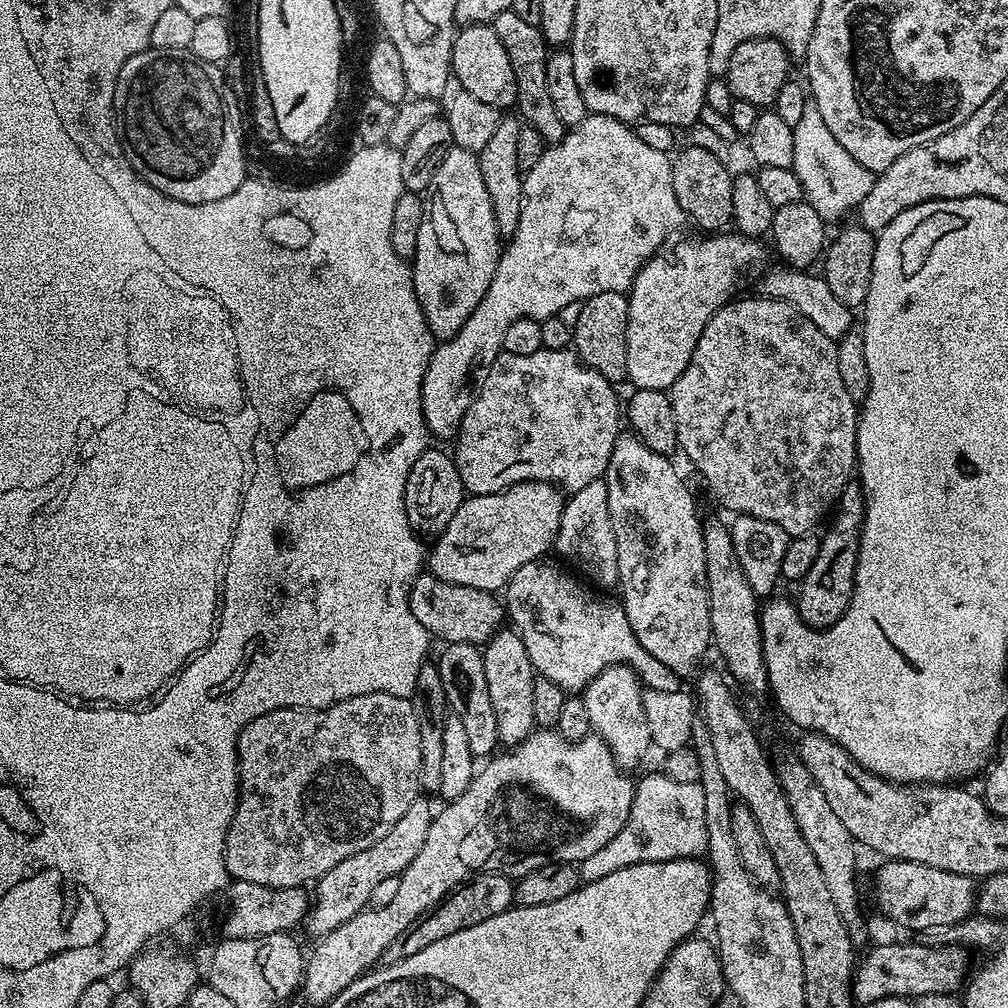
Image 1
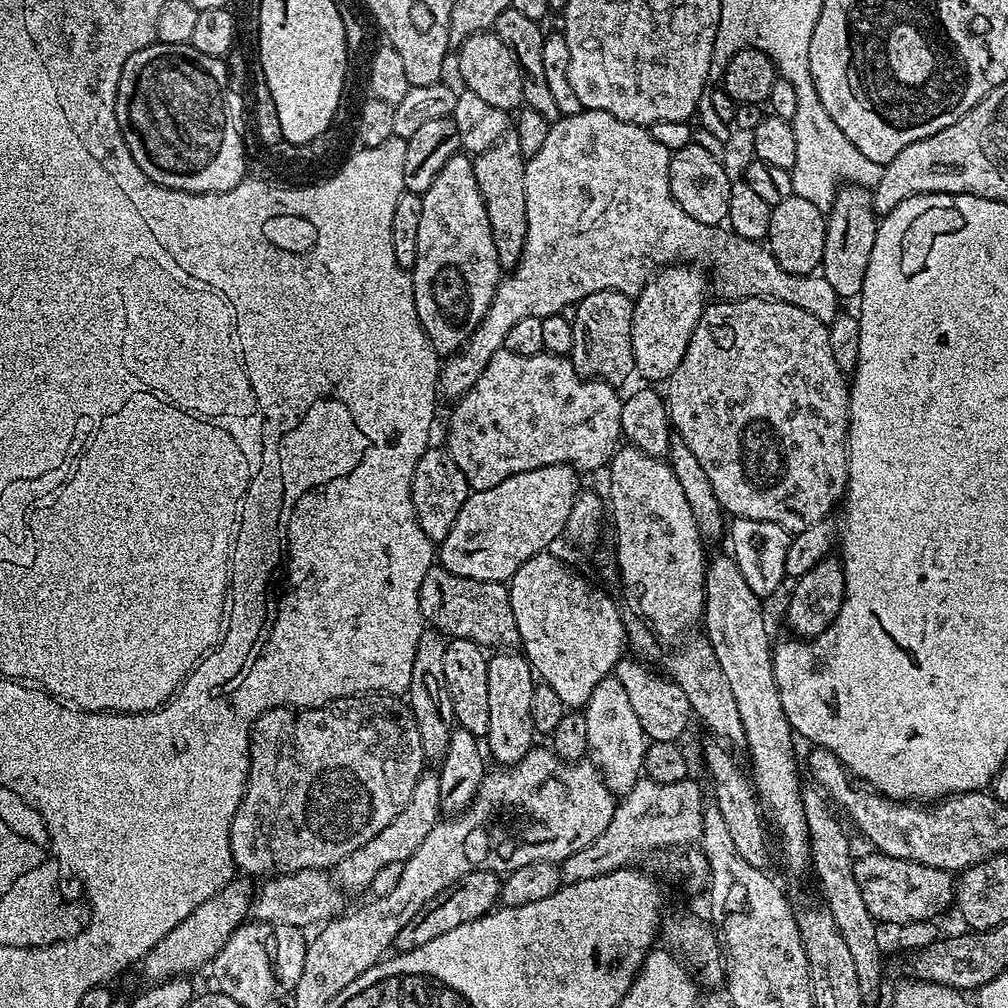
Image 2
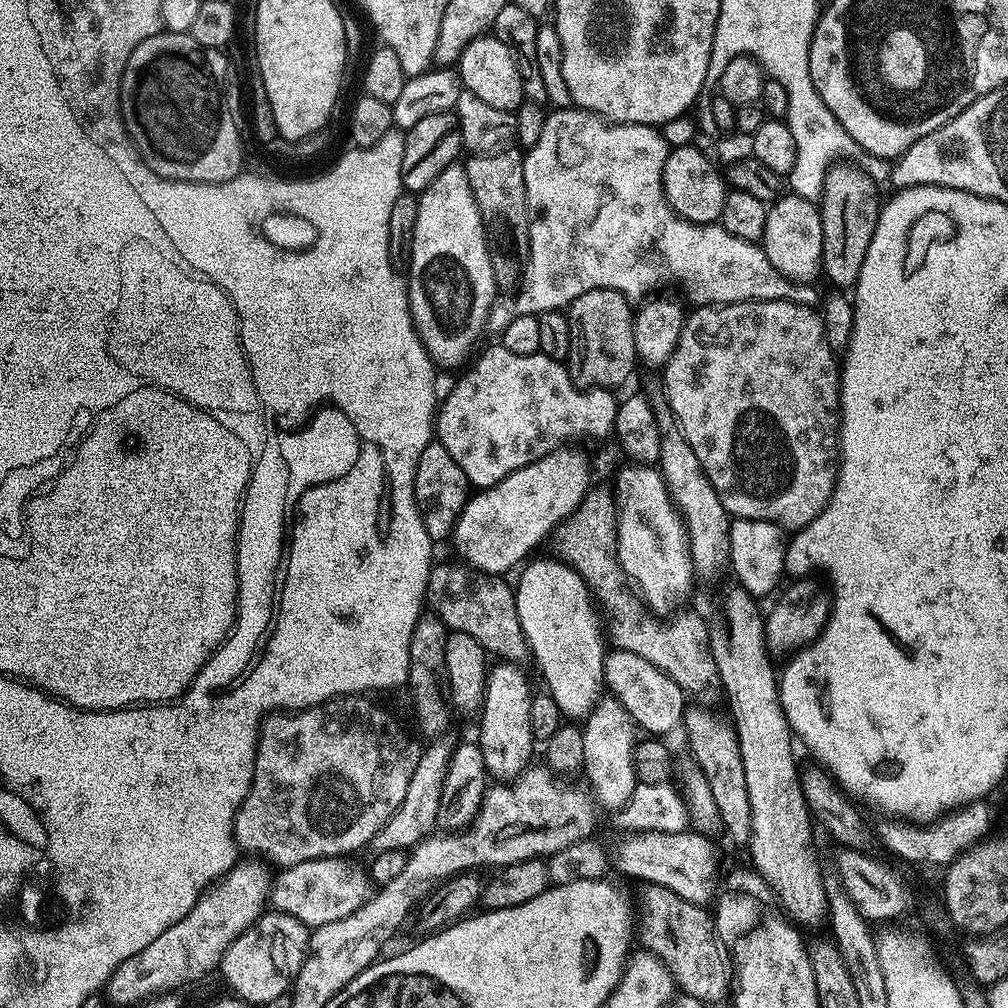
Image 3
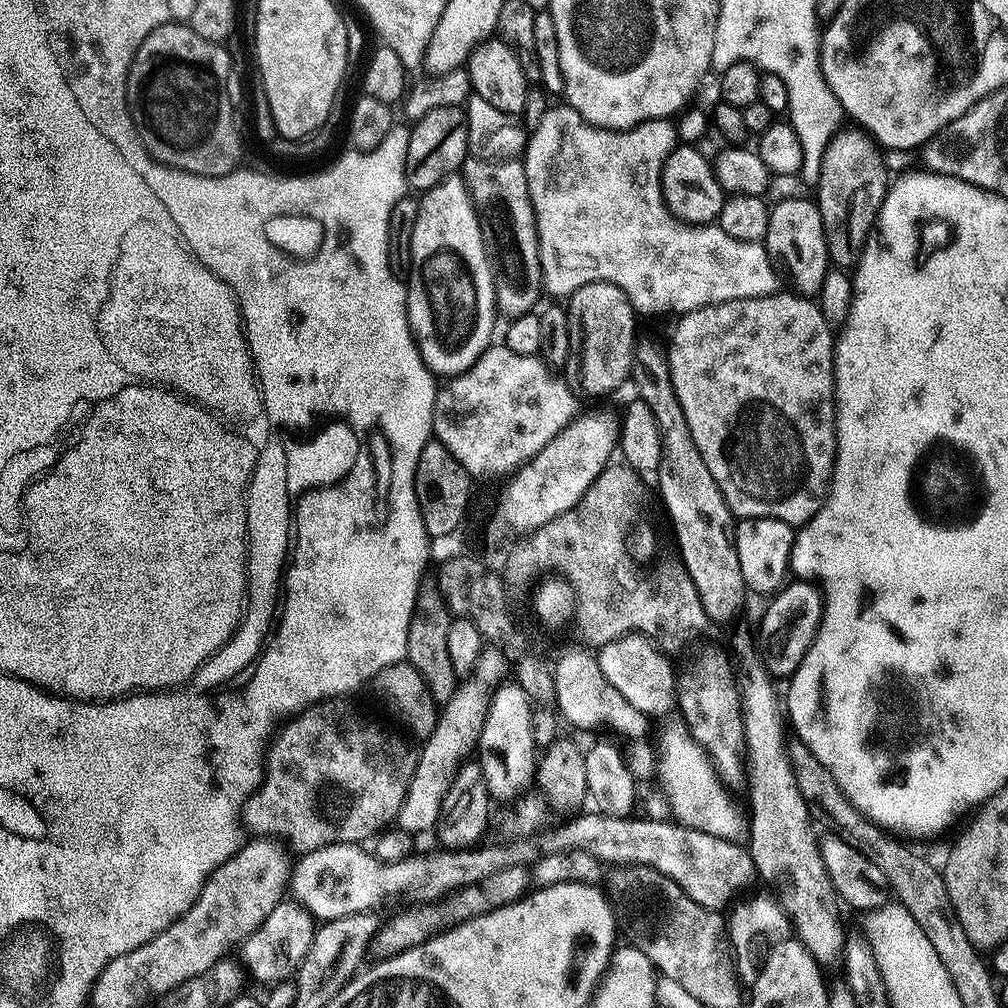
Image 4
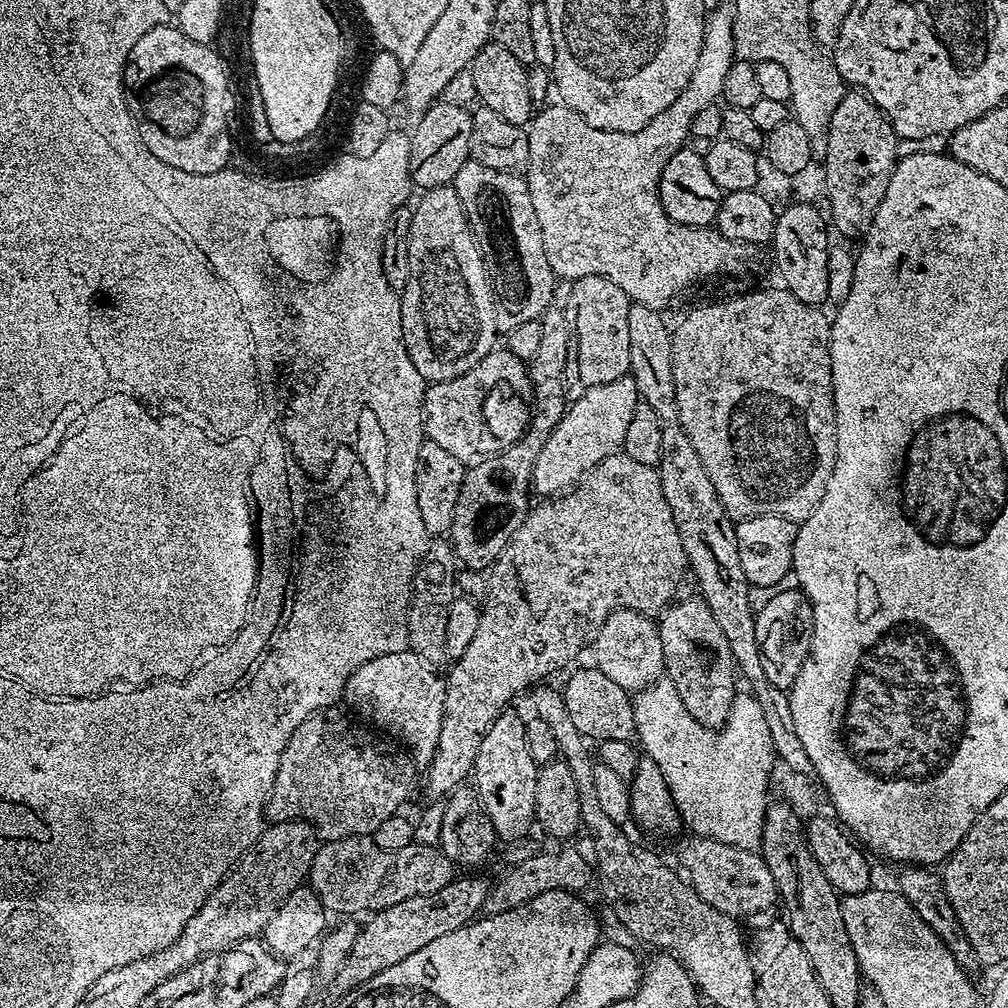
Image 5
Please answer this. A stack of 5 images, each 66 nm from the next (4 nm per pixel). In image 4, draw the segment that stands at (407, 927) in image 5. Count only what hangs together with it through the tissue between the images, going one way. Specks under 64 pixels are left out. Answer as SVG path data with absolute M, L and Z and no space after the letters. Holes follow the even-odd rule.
M510 866L509 869L498 870L496 874L483 878L477 884L466 885L455 892L450 892L439 902L409 903L409 908L394 913L389 920L385 919L381 923L370 945L371 955L374 954L376 958L397 956L414 946L433 940L443 930L454 928L458 924L465 924L467 920L472 920L475 916L498 910L503 904L513 904L525 895L529 887L527 886L528 880L530 884L530 872L527 867Z

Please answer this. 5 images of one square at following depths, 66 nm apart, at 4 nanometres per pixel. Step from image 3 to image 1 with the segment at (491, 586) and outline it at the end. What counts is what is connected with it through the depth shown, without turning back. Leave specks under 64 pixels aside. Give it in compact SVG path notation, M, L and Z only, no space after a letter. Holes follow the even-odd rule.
M421 574L414 582L414 586L410 590L410 610L414 614L414 618L418 618L418 622L422 622L422 626L426 626L429 637L444 640L445 645L449 644L475 644L483 646L494 633L500 631L505 623L505 605L501 603L493 593L486 590L478 590L474 586L458 586L454 582L446 582L440 580L437 576L431 574Z

